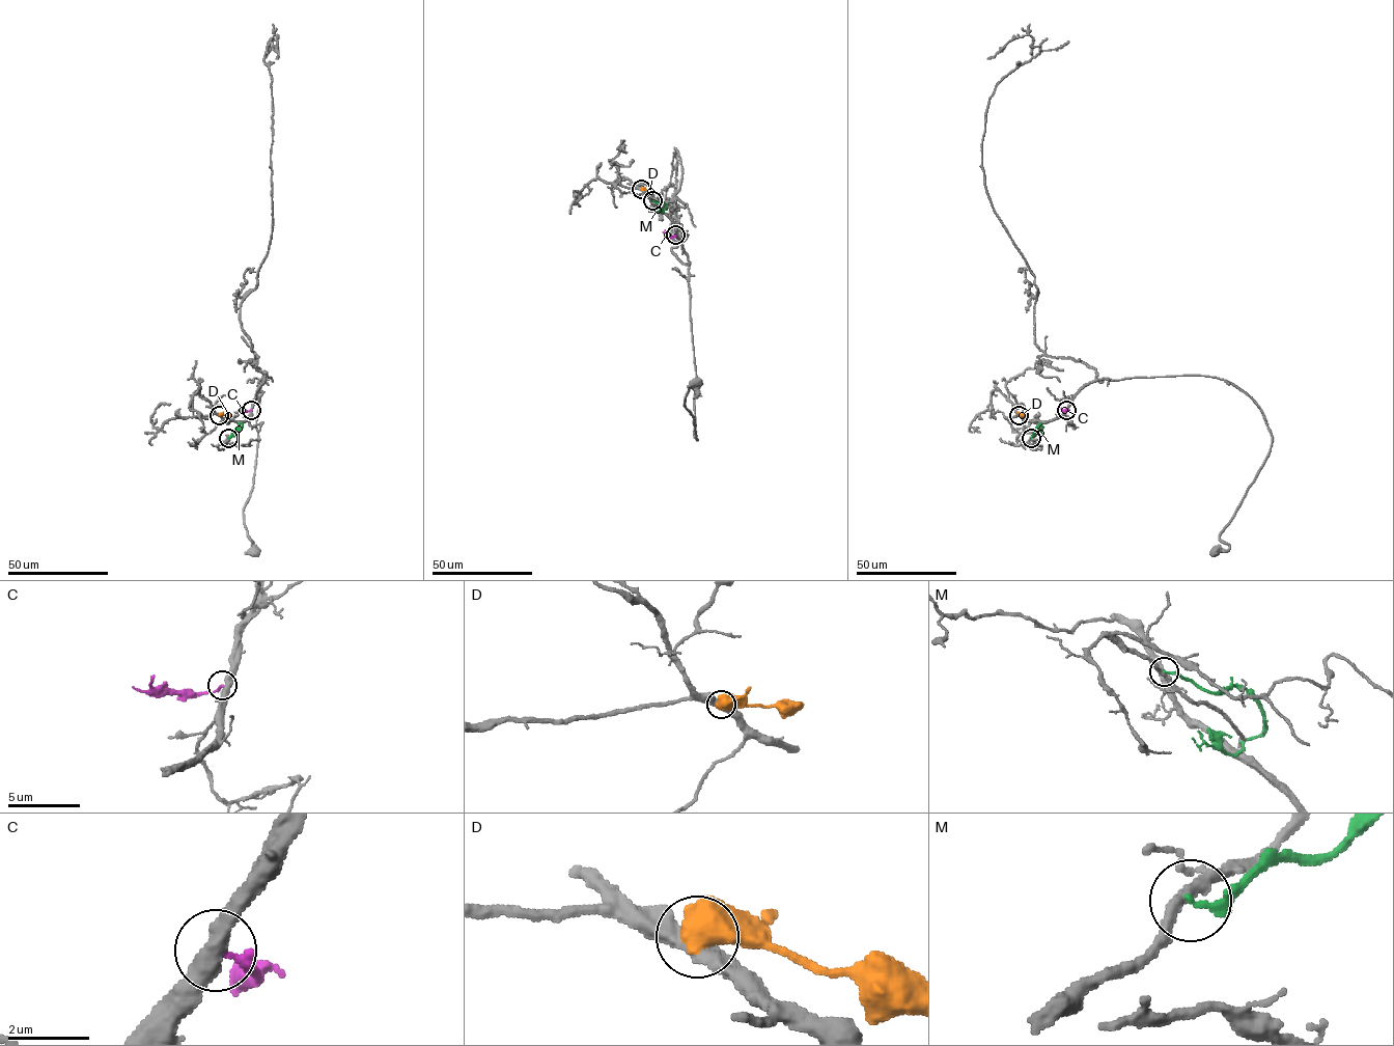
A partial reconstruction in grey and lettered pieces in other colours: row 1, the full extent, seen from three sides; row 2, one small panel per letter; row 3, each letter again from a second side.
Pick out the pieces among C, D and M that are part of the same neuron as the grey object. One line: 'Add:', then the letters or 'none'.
Add: none

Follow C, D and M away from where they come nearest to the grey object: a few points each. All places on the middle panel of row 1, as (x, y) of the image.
C: (675, 235), (669, 237), (663, 231)
D: (641, 189), (653, 193)
M: (652, 200), (666, 205), (662, 212), (656, 210)

